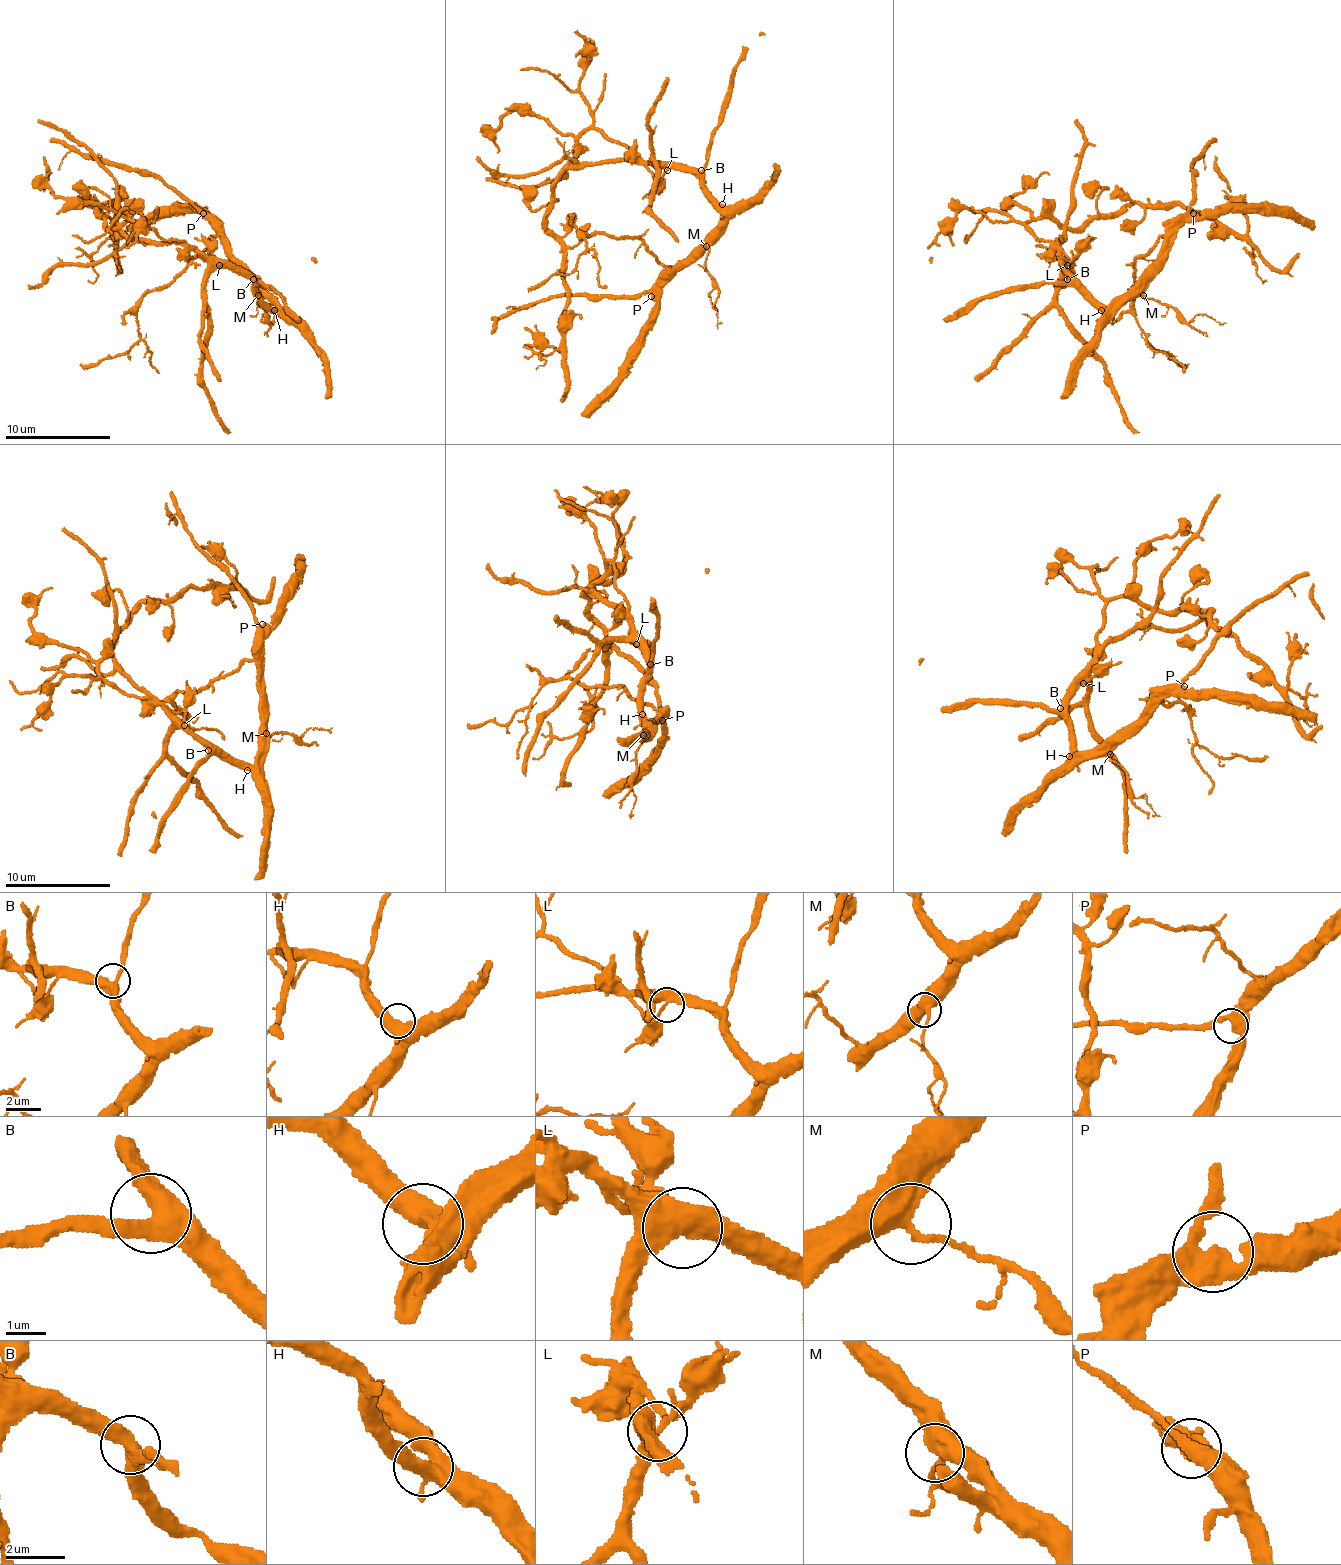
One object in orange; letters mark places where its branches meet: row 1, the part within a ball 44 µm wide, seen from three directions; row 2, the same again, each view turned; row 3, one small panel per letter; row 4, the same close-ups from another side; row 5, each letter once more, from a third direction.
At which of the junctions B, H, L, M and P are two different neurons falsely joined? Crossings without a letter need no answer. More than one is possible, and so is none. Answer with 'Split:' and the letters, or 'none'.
Split: L

